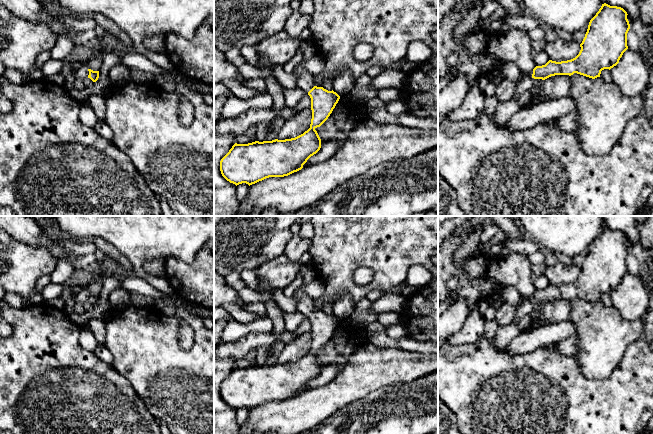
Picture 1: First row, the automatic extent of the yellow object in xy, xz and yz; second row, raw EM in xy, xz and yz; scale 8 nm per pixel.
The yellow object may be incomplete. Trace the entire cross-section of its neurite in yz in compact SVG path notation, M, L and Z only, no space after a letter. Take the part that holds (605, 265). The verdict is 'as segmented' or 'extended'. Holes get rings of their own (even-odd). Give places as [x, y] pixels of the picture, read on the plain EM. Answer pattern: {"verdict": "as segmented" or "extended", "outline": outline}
{"verdict": "extended", "outline": "M602 228L590 244L580 268L581 274L575 282L561 286L549 284L530 296L521 297L520 304L524 301L545 304L555 299L571 300L574 297L592 303L600 301L601 295L616 290L628 273L627 257L630 248L627 239L621 231Z"}

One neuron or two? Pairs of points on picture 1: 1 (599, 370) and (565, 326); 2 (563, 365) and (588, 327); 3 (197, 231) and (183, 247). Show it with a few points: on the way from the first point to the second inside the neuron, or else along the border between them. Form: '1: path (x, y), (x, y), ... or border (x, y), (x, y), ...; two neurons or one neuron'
1: border (567, 319), (574, 326), (574, 334); two neurons
2: border (574, 355), (579, 370), (586, 376); two neurons
3: path (193, 235), (185, 243); one neuron

